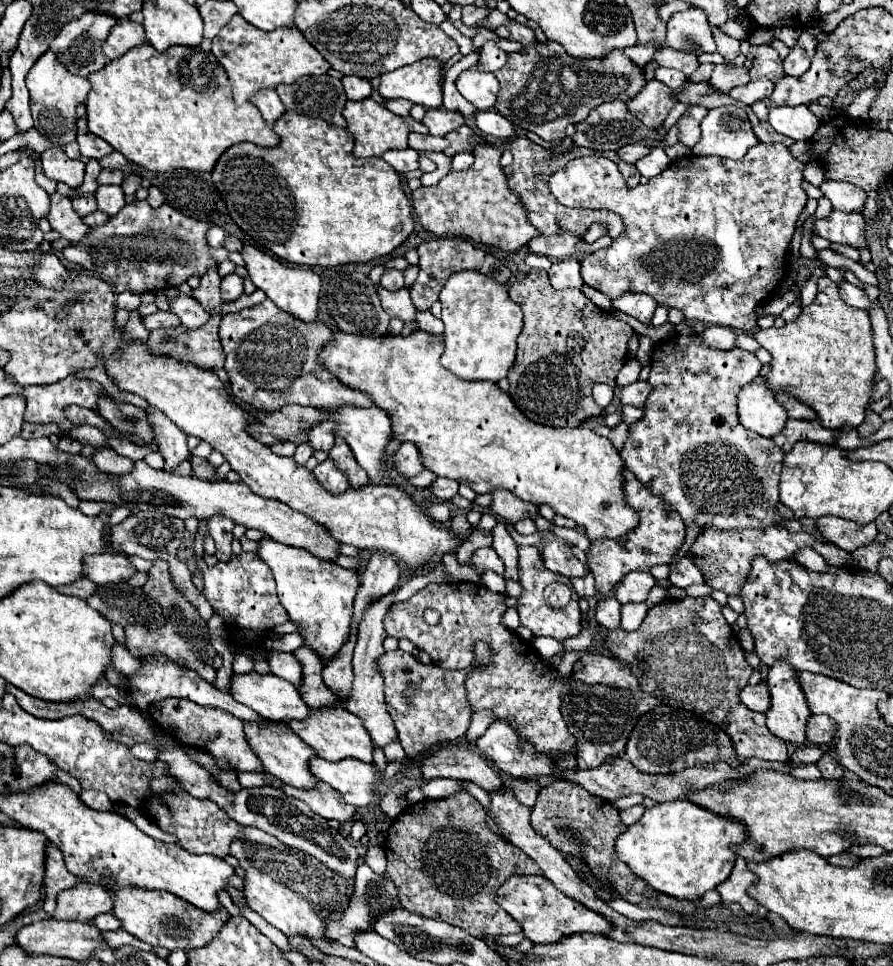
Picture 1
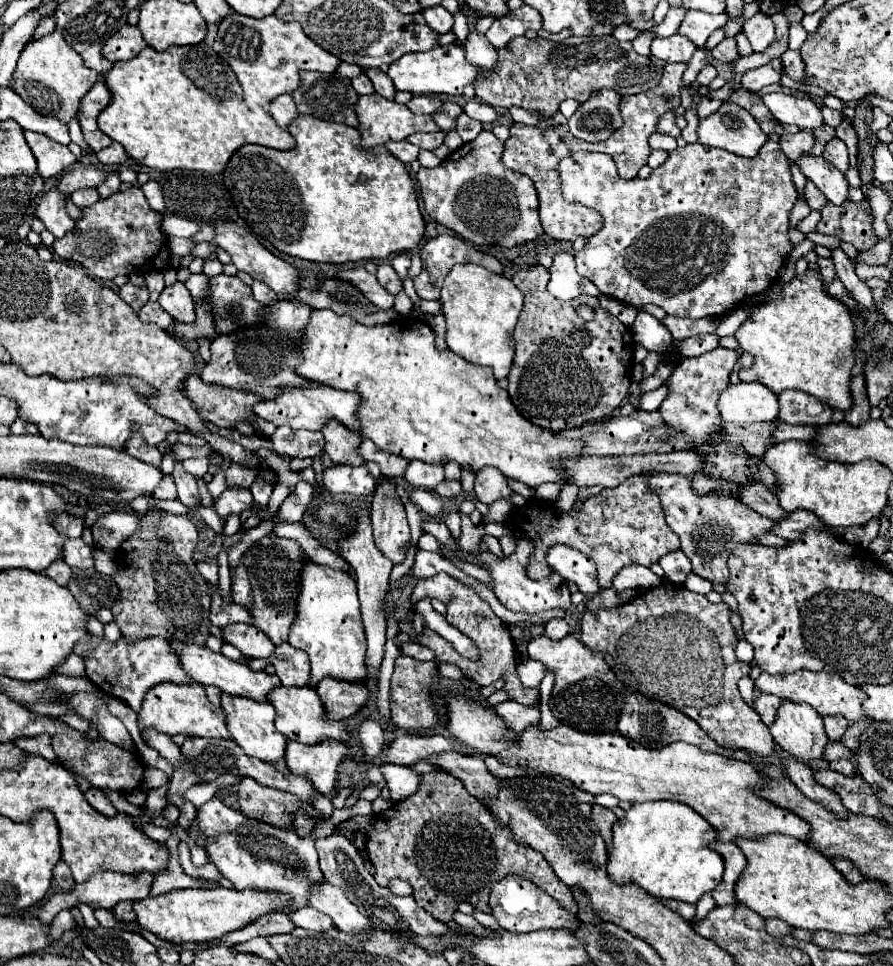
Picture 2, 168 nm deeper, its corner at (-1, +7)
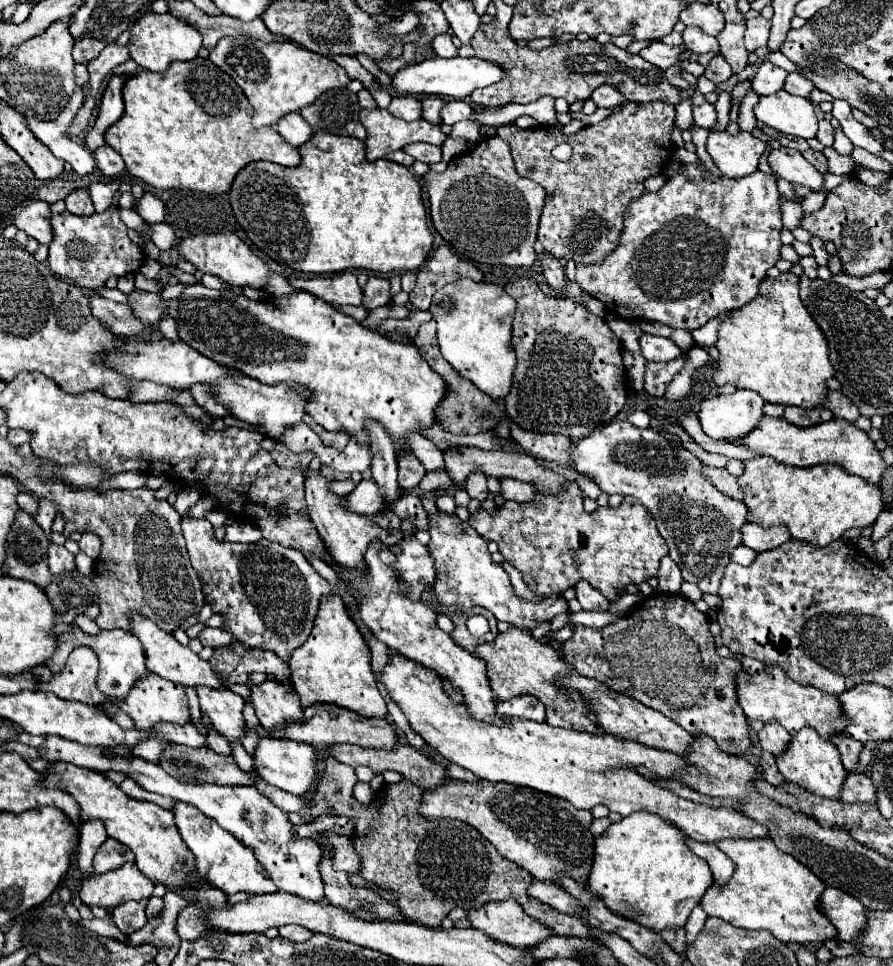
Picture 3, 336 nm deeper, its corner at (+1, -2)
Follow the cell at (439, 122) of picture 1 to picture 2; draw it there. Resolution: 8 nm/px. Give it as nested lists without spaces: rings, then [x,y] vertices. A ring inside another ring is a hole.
[[[420,95],[408,103],[408,109],[414,115],[436,115],[438,111],[444,109],[444,103],[436,95]]]

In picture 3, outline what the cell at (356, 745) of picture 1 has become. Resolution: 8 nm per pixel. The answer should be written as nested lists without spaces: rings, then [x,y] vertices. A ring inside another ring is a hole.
[[[276,680],[254,684],[248,704],[254,706],[260,724],[270,732],[276,728],[284,728],[286,722],[300,720],[300,714],[304,712],[300,708],[300,698],[296,696],[296,692]]]

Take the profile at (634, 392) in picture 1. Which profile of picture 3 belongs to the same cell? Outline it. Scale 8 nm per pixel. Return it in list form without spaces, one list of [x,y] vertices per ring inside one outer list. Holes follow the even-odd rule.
[[[686,358],[672,360],[672,364],[658,364],[658,362],[646,362],[644,372],[644,392],[656,398],[662,398],[672,378],[682,370]]]

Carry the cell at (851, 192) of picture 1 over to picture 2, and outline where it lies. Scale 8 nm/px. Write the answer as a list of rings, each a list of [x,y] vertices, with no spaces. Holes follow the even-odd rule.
[[[804,155],[798,161],[798,167],[810,179],[816,183],[816,187],[826,195],[826,199],[834,205],[842,205],[848,199],[848,181],[842,171],[838,171],[834,165],[824,161],[824,157],[812,157]]]

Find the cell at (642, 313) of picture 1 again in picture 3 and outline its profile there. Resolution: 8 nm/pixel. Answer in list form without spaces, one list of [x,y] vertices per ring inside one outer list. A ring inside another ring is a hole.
[[[644,334],[640,338],[640,348],[642,348],[642,356],[654,362],[670,362],[684,354],[672,340],[662,336],[652,336],[652,334]]]

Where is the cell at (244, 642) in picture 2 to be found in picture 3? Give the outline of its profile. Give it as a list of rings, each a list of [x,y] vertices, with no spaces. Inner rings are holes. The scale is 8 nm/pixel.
[[[204,628],[204,630],[198,634],[198,640],[200,640],[204,646],[210,646],[210,648],[230,646],[232,642],[236,642],[236,638],[234,638],[230,632],[222,632],[222,628]]]

